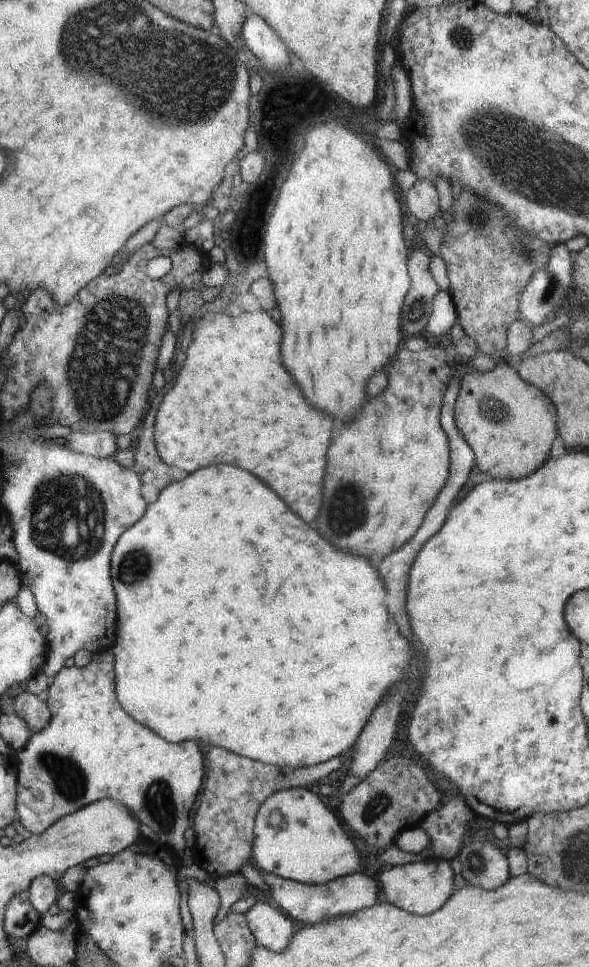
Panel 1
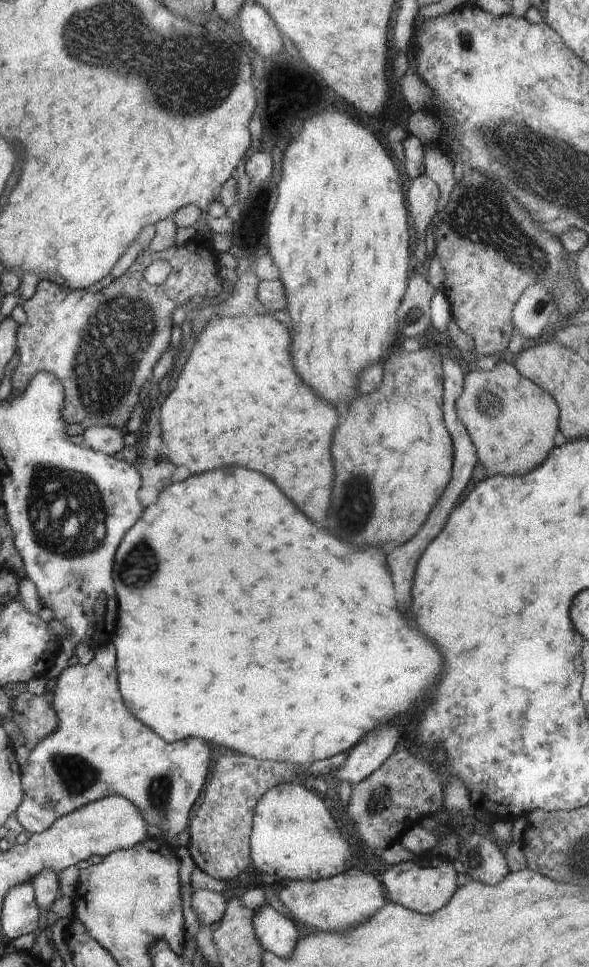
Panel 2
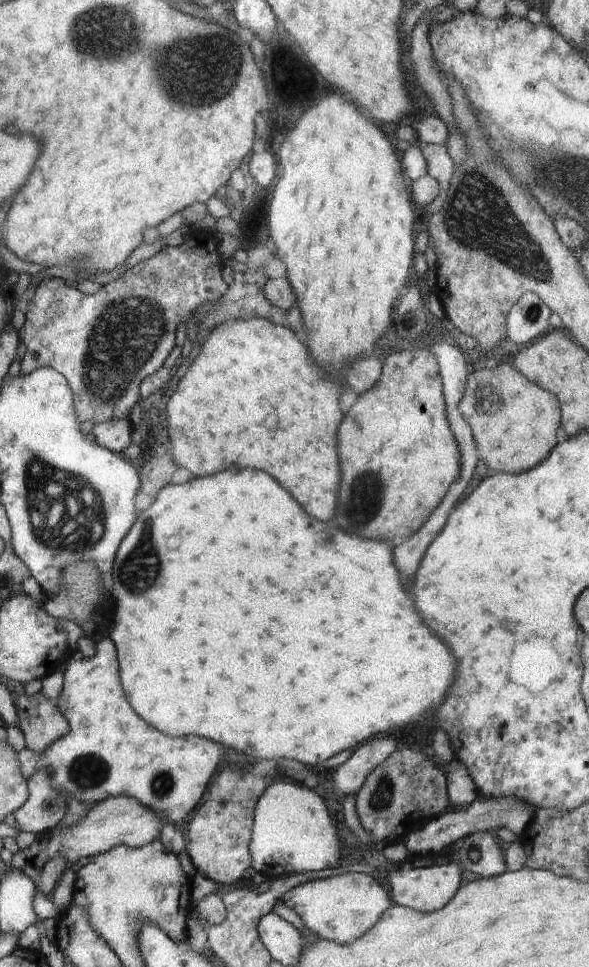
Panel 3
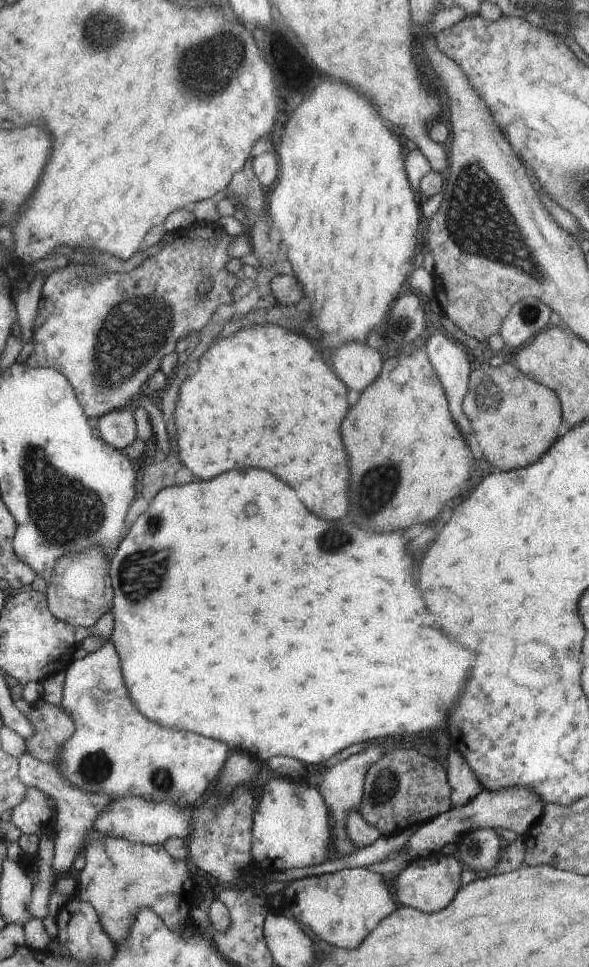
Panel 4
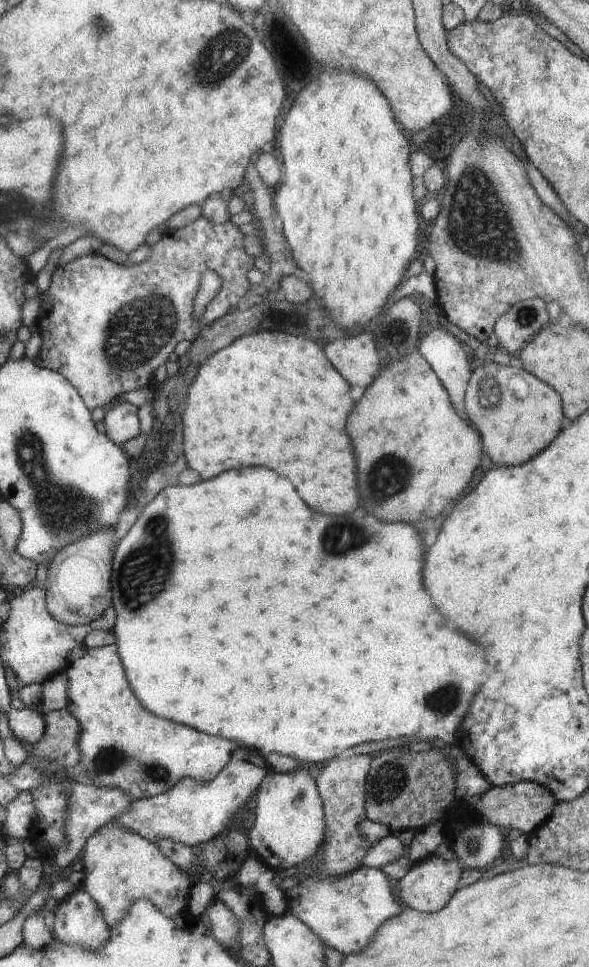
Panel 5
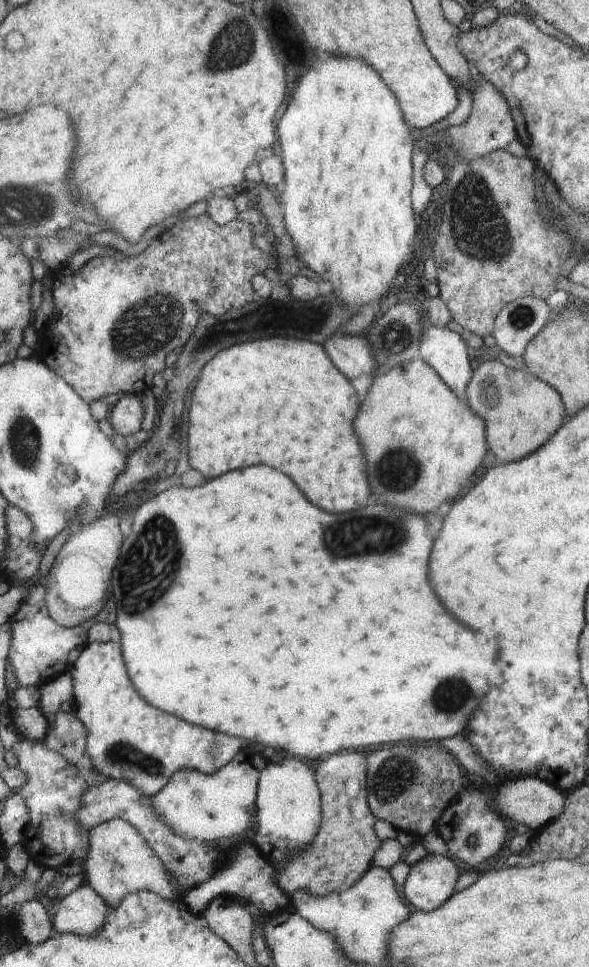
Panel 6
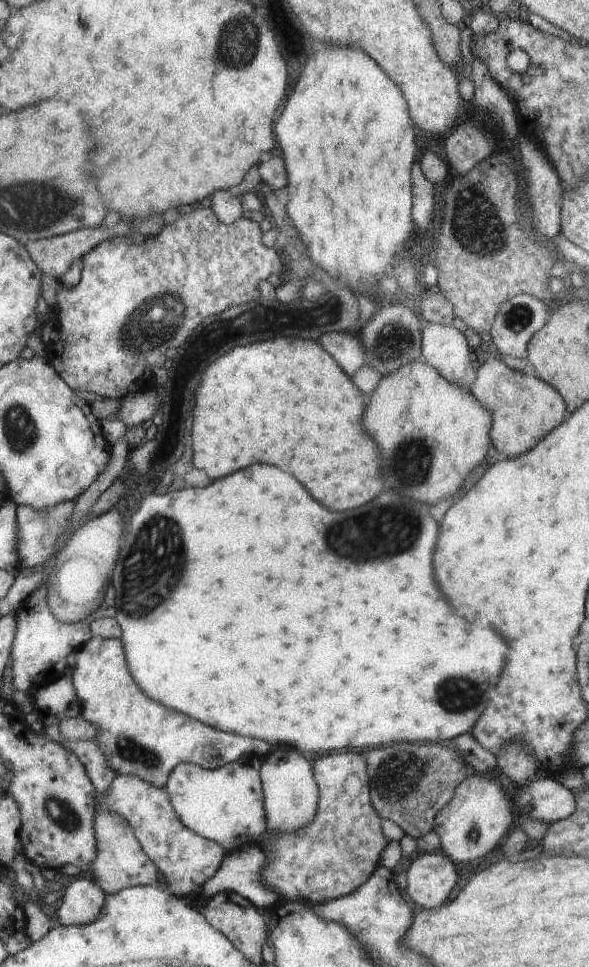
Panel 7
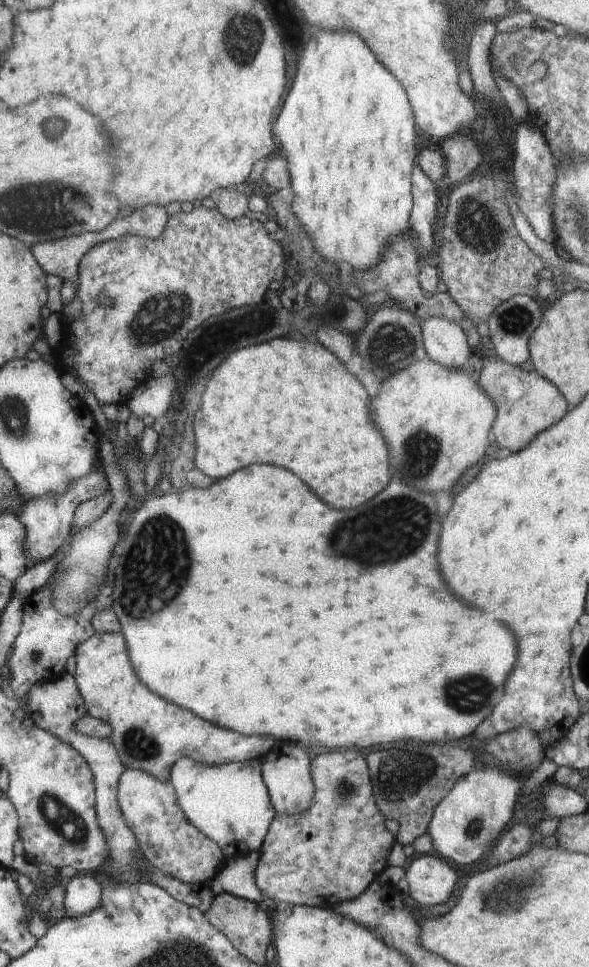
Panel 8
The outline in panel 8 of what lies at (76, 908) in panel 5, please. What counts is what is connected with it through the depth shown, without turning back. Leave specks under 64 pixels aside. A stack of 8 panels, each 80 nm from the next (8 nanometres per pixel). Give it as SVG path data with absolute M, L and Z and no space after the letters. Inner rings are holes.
M77 873L71 878L64 898L65 918L86 916L99 906L102 897L101 886L88 874Z

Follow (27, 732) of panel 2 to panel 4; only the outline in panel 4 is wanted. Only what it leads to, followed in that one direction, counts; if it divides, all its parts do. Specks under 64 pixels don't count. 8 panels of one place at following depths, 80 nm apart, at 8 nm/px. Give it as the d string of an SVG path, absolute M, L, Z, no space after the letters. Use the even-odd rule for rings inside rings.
M43 697L31 703L18 698L15 705L33 727L33 735L25 740L27 751L36 760L57 764L63 742L74 734L72 719Z

